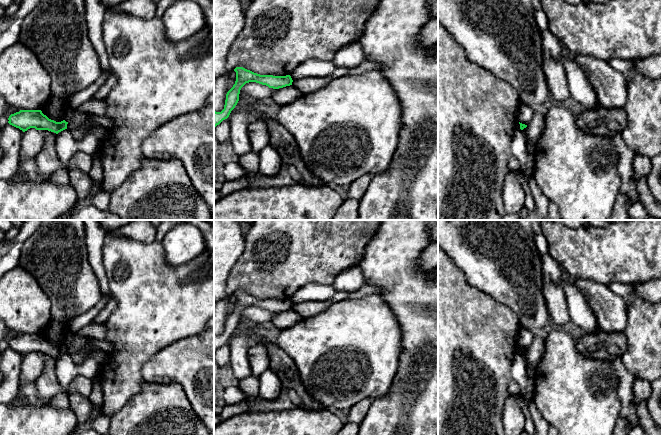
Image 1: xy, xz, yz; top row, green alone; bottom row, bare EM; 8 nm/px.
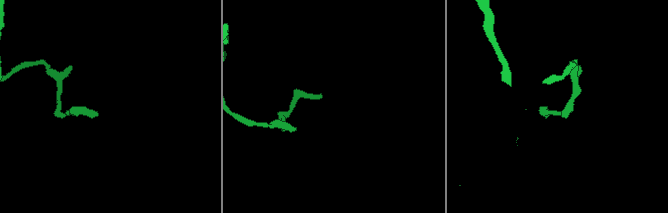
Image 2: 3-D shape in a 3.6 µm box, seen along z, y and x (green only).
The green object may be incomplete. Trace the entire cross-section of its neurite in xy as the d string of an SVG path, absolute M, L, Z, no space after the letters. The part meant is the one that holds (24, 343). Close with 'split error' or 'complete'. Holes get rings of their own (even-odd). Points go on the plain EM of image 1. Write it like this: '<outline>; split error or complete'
M20 334L11 338L8 344L10 349L19 352L23 356L35 352L36 354L48 354L58 358L67 353L68 348L65 344L56 346L49 343L41 334Z; complete

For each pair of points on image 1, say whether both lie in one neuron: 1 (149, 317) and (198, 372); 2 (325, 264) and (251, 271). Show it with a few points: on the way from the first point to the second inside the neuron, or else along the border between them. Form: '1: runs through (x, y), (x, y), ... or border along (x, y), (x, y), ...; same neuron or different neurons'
1: border along (194, 335), (180, 338), (164, 346), (152, 356); different neurons
2: runs through (307, 264), (278, 264), (269, 268); same neuron

